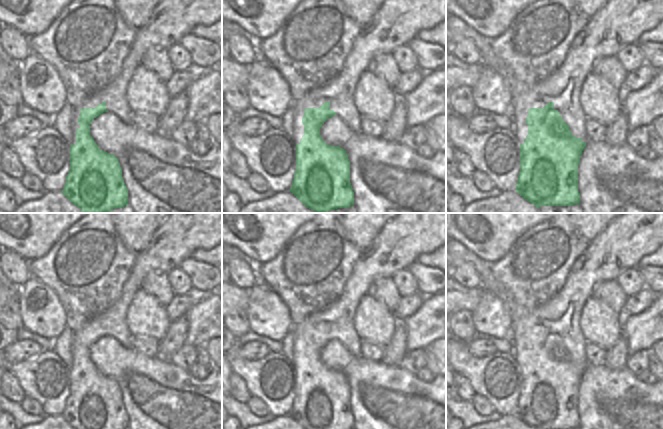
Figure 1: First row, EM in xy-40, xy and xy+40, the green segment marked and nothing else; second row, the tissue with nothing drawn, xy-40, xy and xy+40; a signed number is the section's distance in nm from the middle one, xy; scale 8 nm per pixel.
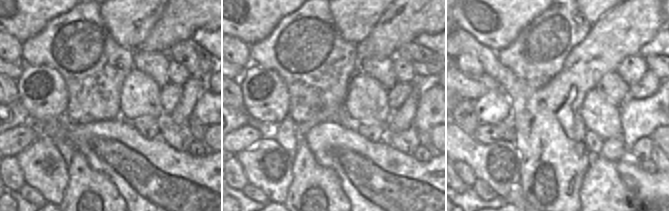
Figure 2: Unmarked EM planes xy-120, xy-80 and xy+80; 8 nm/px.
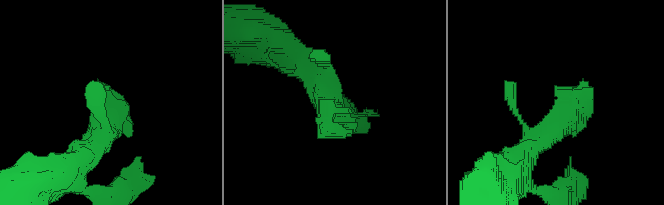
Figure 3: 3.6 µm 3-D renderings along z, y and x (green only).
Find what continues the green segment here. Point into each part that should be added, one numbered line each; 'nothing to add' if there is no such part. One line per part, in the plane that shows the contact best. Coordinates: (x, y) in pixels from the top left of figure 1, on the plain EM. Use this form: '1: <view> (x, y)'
1: xy+40 (630, 237).

